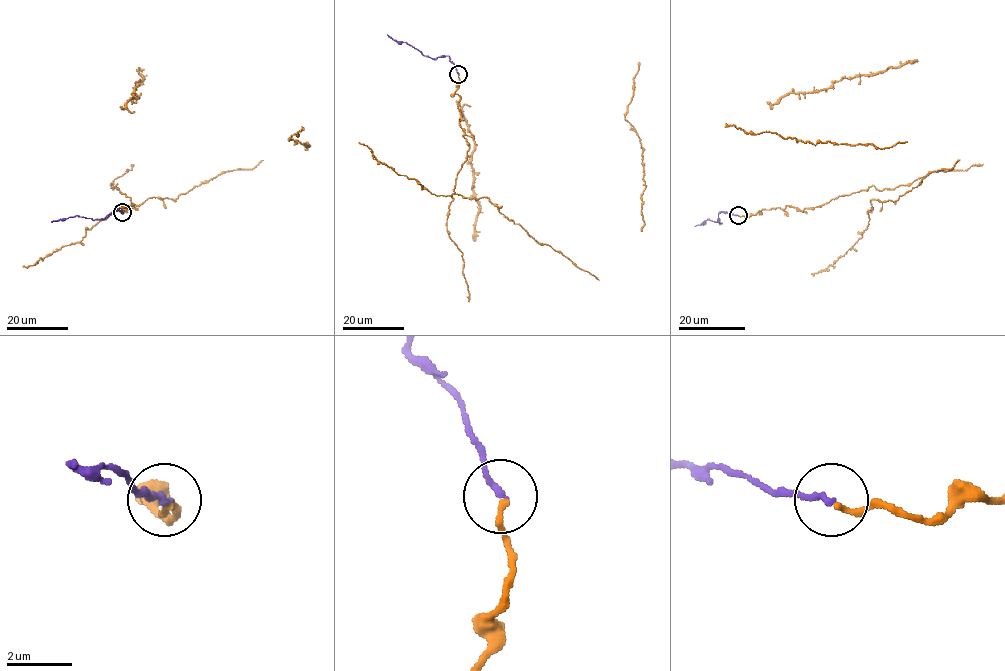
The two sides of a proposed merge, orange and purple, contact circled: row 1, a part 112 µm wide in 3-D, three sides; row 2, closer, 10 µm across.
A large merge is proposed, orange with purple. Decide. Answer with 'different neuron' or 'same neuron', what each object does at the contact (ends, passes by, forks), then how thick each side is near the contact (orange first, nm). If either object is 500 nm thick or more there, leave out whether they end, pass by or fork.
same neuron | orange ends | purple ends | 180/190 nm

